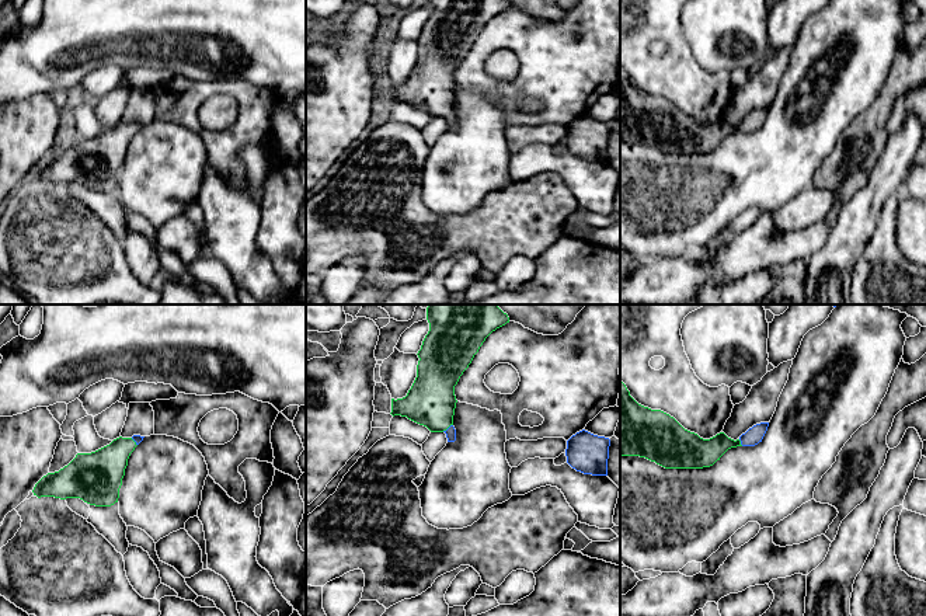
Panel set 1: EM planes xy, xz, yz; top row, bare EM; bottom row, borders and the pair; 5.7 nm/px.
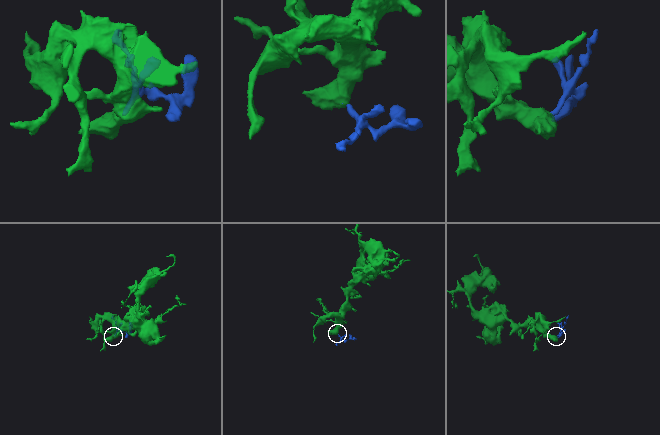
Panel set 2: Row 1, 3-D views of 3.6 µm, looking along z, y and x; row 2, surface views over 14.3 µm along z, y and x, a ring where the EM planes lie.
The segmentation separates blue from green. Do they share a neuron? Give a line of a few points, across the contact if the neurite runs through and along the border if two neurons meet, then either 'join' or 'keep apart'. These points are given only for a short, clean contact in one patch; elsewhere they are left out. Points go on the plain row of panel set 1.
xz (451, 118), (448, 114), (437, 101), (431, 87) | join

